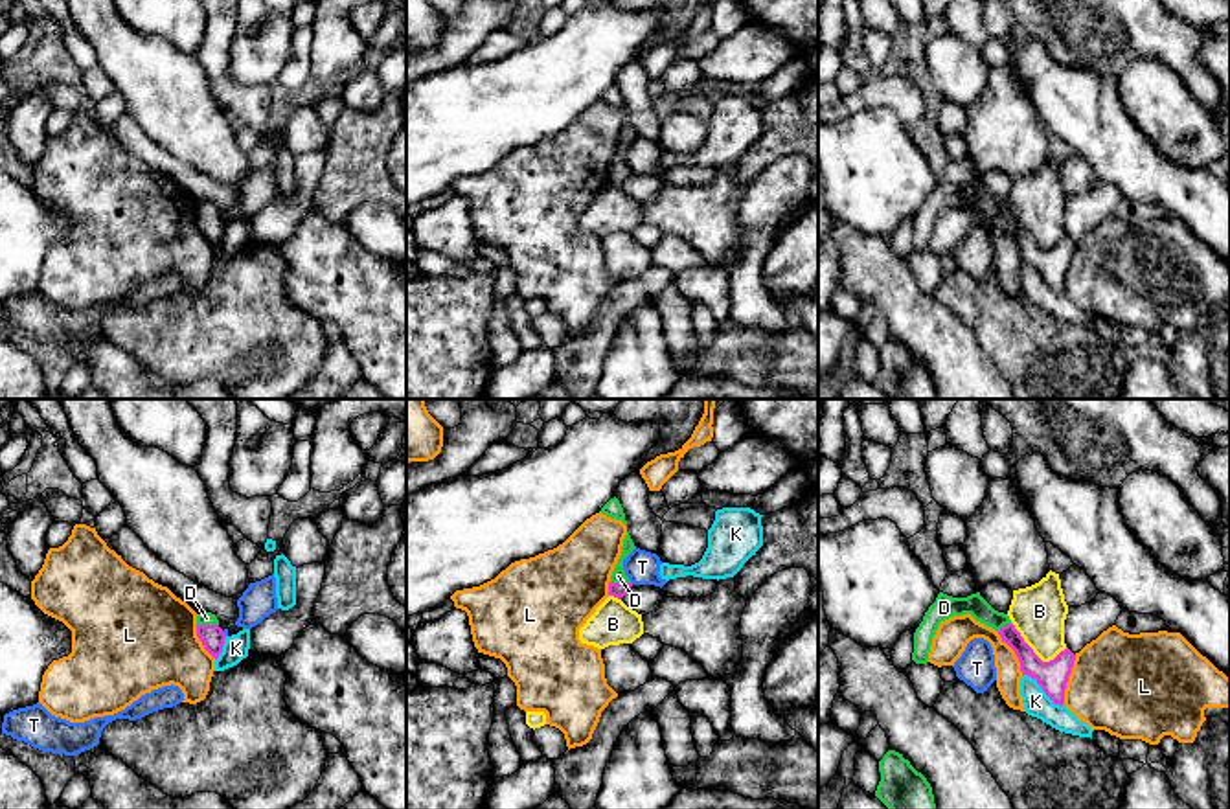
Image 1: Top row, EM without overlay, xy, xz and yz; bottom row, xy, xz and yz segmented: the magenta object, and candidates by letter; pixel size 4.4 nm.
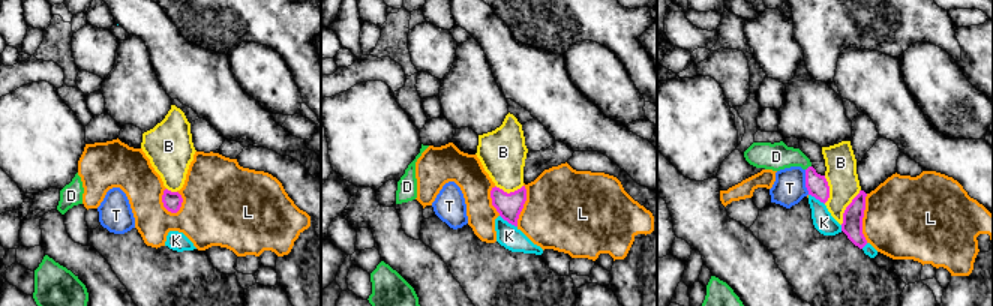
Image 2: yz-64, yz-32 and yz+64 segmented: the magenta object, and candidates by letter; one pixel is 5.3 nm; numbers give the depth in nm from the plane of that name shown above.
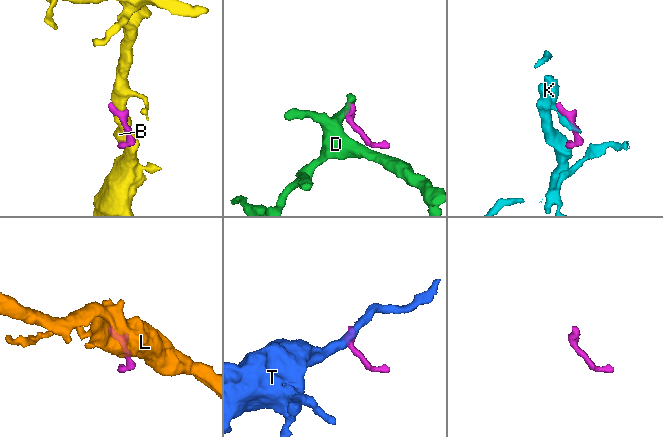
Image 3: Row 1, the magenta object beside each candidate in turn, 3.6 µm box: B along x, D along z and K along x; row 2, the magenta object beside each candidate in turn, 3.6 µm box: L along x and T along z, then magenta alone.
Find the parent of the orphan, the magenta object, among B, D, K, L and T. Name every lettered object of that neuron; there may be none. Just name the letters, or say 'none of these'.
D

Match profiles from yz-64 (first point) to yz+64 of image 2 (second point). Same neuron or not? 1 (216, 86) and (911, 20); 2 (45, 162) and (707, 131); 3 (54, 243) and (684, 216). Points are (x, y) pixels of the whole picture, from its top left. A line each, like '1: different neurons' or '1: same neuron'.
1: different neurons
2: same neuron
3: same neuron

